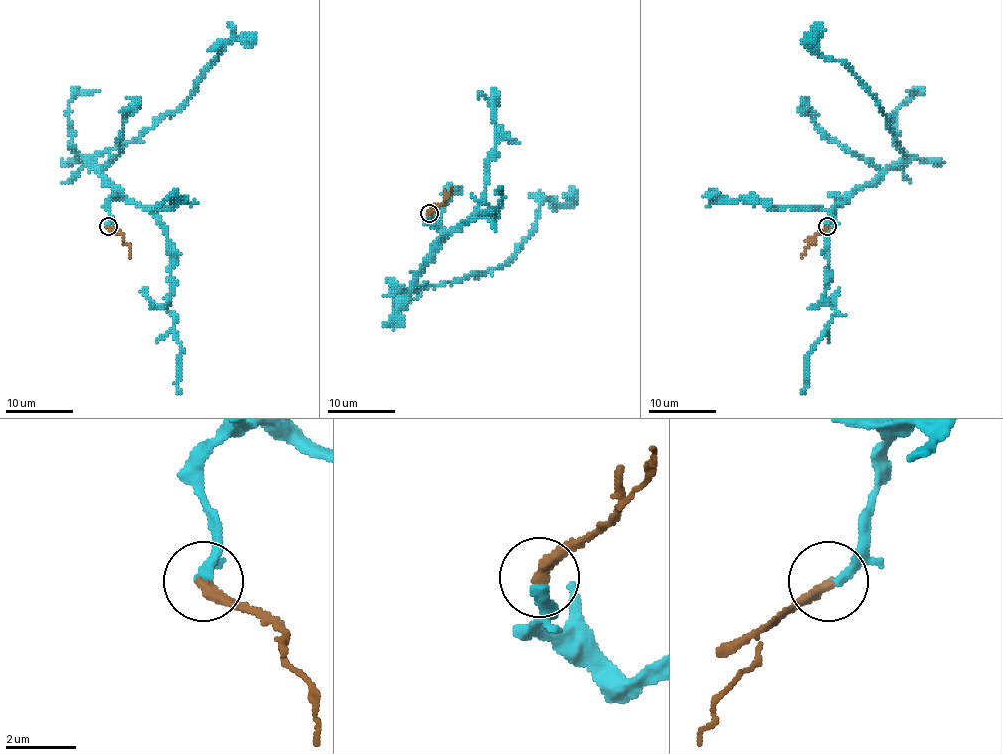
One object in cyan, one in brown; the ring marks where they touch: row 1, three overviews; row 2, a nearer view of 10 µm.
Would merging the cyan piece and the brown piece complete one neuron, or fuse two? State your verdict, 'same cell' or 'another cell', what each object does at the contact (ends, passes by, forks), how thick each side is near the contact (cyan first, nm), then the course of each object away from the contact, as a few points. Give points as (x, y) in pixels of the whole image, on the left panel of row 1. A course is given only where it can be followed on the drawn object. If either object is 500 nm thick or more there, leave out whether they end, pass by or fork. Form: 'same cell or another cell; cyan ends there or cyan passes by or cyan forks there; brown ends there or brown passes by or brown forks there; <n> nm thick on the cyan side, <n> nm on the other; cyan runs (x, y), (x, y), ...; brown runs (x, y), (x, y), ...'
same cell; cyan ends there; brown ends there; 300 nm thick on the cyan side, 320 nm on the other; cyan runs (108, 226), (108, 202), (120, 192), (93, 166), (95, 156), (134, 143), (178, 109), (222, 48), (251, 42); brown runs (108, 226), (124, 238), (130, 258)

